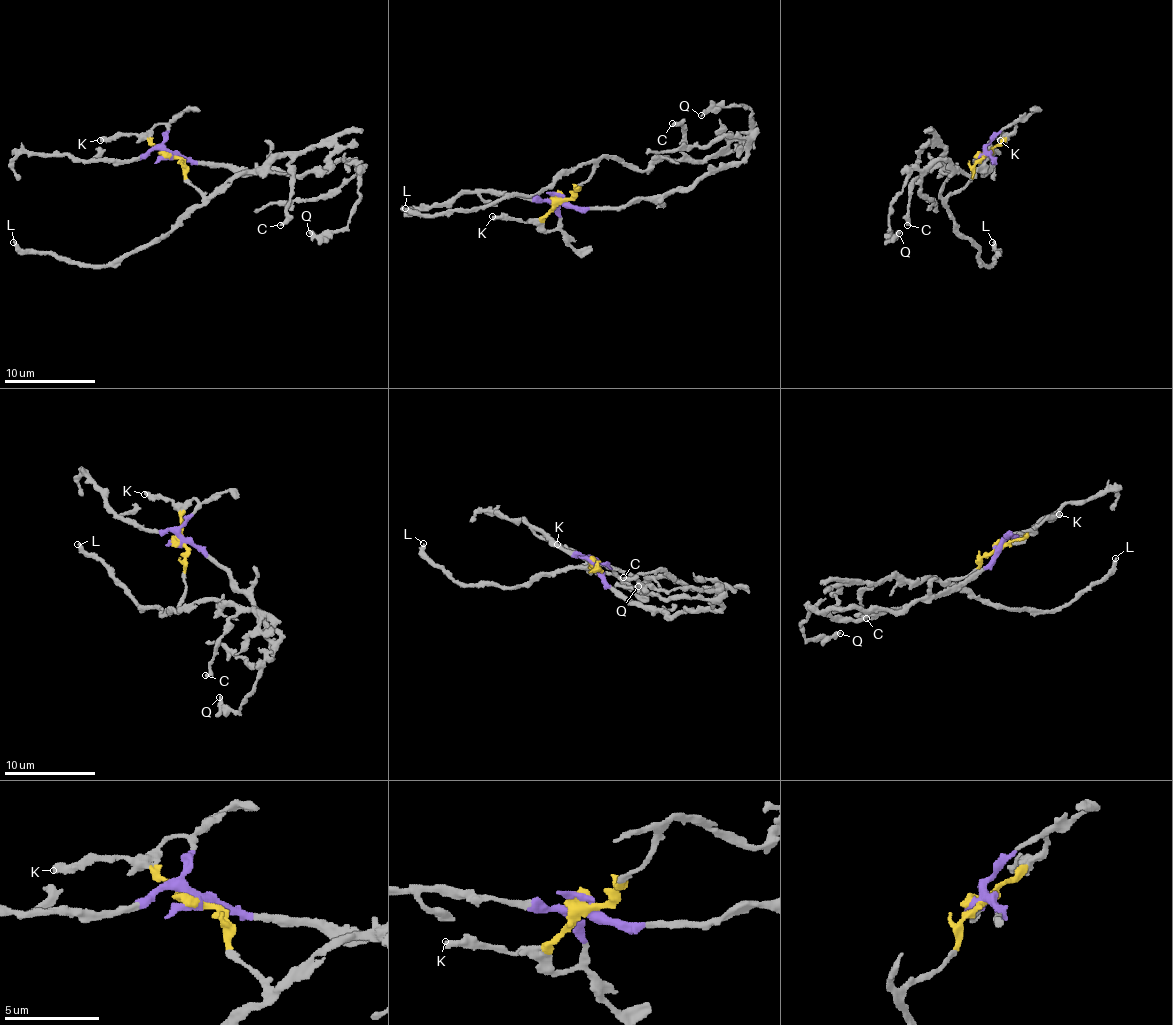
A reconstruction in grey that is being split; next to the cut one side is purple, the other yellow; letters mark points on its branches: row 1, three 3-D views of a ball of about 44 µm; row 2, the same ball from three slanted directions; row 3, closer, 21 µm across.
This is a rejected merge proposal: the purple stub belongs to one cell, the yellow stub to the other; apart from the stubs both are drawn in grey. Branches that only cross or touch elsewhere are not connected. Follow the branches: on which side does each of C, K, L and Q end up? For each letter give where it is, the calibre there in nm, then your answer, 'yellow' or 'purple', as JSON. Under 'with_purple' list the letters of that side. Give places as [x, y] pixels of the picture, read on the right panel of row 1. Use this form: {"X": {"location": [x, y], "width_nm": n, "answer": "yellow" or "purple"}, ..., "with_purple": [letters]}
{"C": {"location": [907, 225], "width_nm": 340, "answer": "yellow"}, "K": {"location": [1000, 140], "width_nm": 360, "answer": "yellow"}, "L": {"location": [992, 242], "width_nm": 340, "answer": "yellow"}, "Q": {"location": [899, 233], "width_nm": 380, "answer": "purple"}, "with_purple": ["Q"]}

